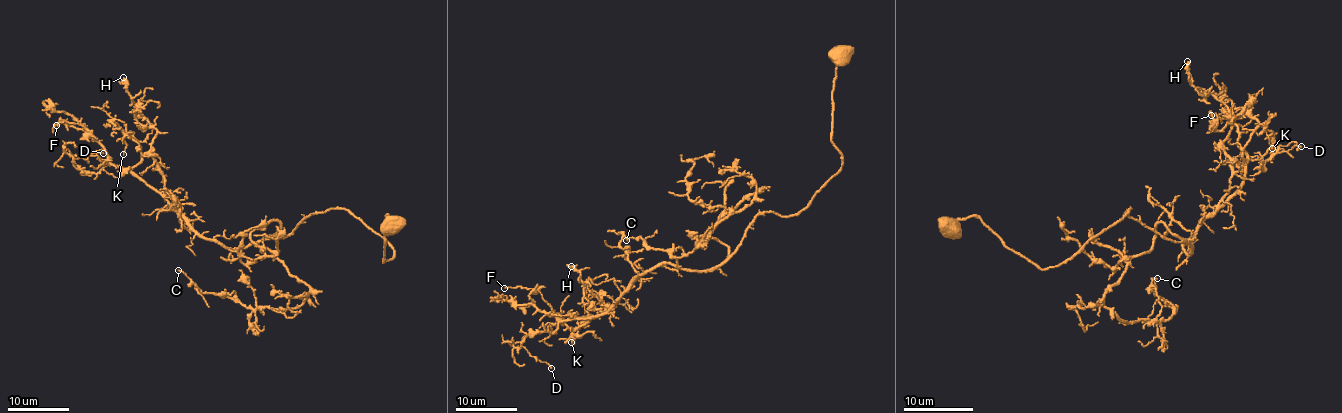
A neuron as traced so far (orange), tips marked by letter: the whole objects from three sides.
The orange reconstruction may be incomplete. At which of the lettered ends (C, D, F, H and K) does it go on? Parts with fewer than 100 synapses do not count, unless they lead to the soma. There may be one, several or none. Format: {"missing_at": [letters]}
{"missing_at": []}

